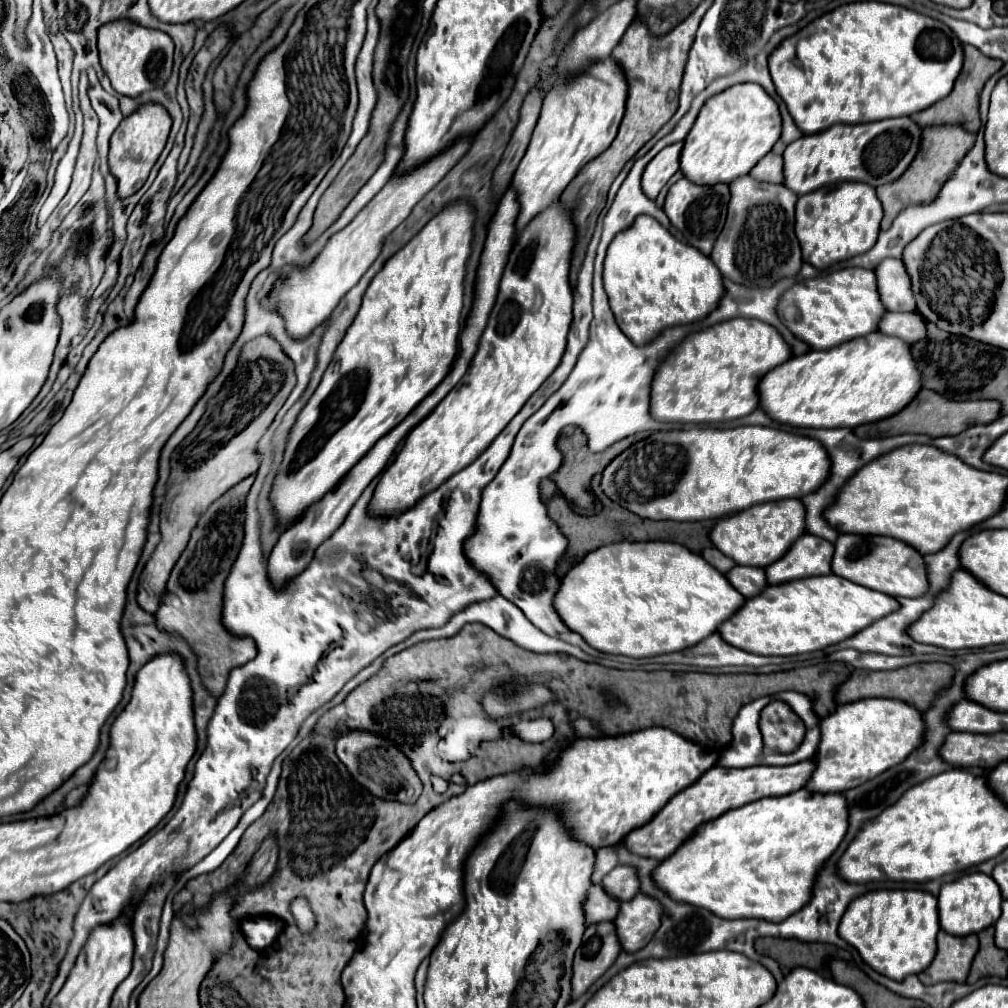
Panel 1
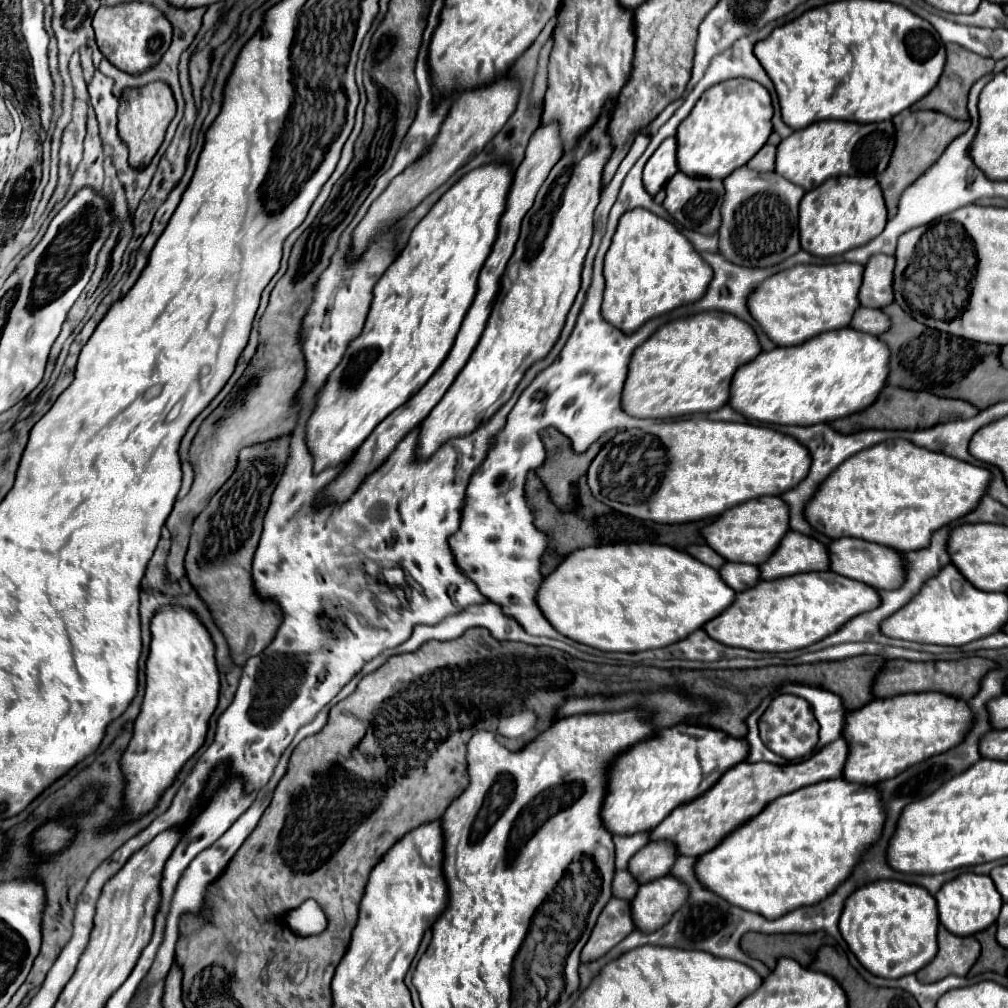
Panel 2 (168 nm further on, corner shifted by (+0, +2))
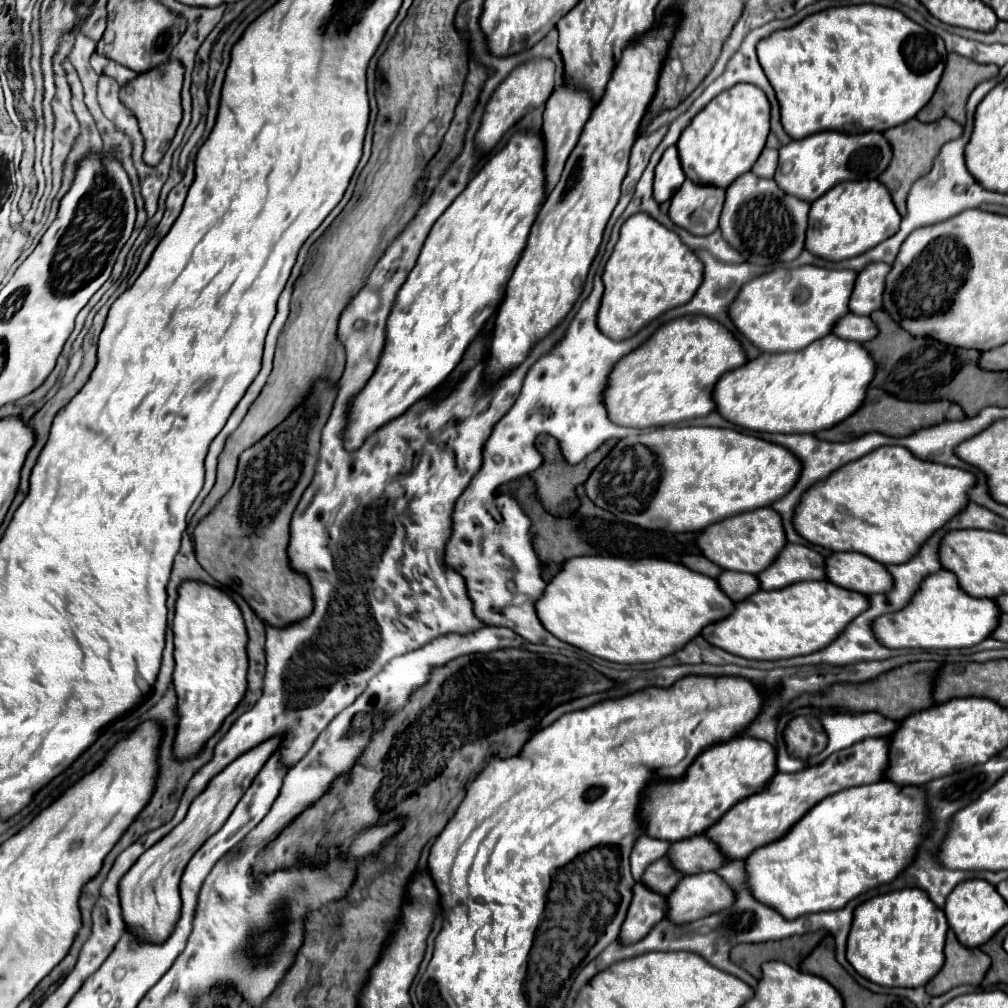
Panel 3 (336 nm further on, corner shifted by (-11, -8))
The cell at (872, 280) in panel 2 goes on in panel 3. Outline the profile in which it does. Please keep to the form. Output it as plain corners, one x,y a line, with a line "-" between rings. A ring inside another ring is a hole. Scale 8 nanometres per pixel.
874,263
868,269
862,269
856,279
856,291
852,293
850,311
856,315
872,315
882,309
882,295
886,289
886,275
890,273
890,265

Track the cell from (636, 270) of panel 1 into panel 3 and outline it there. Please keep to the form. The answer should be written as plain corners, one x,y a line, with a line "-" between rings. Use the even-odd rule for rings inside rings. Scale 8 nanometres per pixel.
646,213
630,217
622,229
612,257
604,269
604,301
598,313
598,327
614,341
634,337
666,311
686,305
704,281
704,263
696,253

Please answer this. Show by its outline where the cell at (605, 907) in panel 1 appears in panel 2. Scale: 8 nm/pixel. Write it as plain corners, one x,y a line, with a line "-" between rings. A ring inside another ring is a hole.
627,869
615,873
615,879
613,879
613,895
615,897
633,899
637,889
639,889
639,883
637,883
637,879

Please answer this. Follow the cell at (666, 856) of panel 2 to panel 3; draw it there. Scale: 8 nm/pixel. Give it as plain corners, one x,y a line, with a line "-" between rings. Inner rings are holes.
702,835
676,841
668,849
670,865
682,875
696,875
702,871
716,871
724,865
724,857
718,847

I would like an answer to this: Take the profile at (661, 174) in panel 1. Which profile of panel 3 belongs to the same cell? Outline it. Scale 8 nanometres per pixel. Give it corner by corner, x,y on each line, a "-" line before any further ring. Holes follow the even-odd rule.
668,147
666,153
662,155
660,163
656,165
656,177
654,177
654,197
656,197
656,201
664,203
664,201
672,199
672,195
676,193
676,189
680,189
684,179
686,179
686,175
684,175
682,165
680,165
678,149

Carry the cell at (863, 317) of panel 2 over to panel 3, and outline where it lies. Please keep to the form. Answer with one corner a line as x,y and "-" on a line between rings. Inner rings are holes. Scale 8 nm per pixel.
848,313
848,317
844,317
844,321
840,321
840,325
836,325
834,335
848,339
848,341
866,343
866,341
870,341
872,337
878,335
878,329
876,329
876,323
870,317

